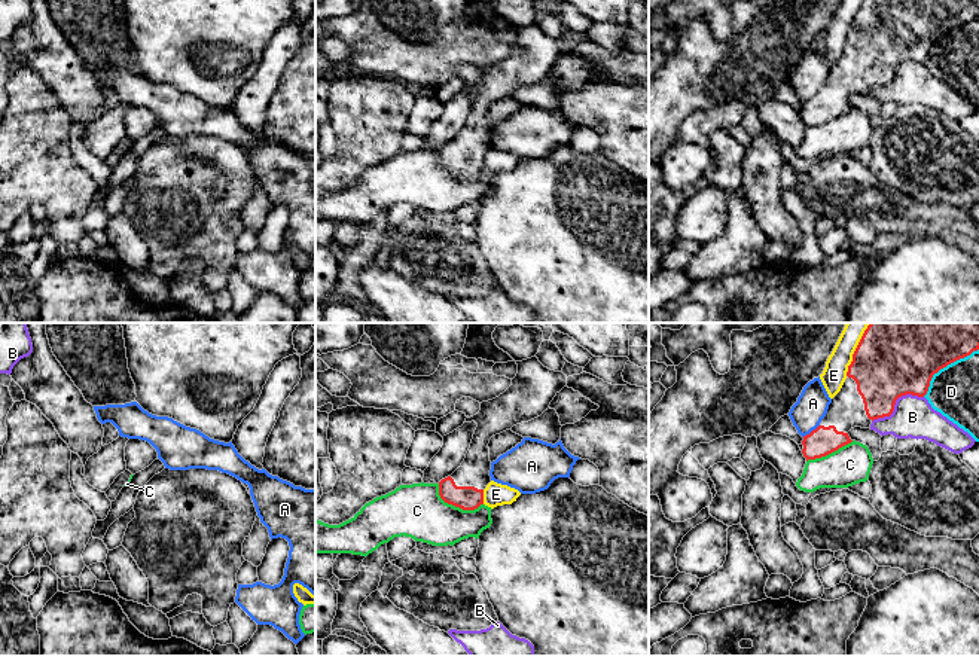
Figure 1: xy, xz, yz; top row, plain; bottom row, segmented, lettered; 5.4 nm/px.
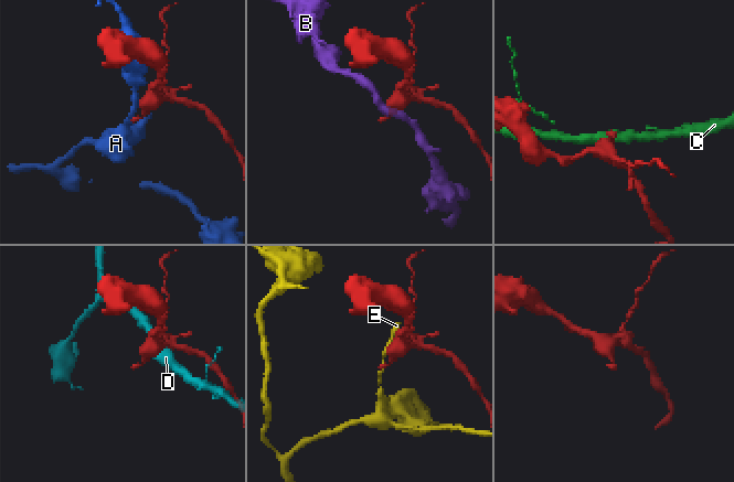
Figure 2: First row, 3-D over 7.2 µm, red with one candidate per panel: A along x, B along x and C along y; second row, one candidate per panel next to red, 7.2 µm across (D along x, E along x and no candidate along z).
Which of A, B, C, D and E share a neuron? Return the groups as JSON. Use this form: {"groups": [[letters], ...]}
{"groups": [["A"], ["B"], ["C"], ["D"], ["E"]]}

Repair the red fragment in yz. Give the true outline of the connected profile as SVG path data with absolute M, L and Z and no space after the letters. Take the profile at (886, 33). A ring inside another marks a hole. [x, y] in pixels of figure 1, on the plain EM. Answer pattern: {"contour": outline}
{"contour": "M863 0L841 58L820 92L799 112L803 123L806 128L821 125L851 110L851 95L870 95L873 86L890 83L902 62L924 64L934 40L978 16L979 0Z"}

